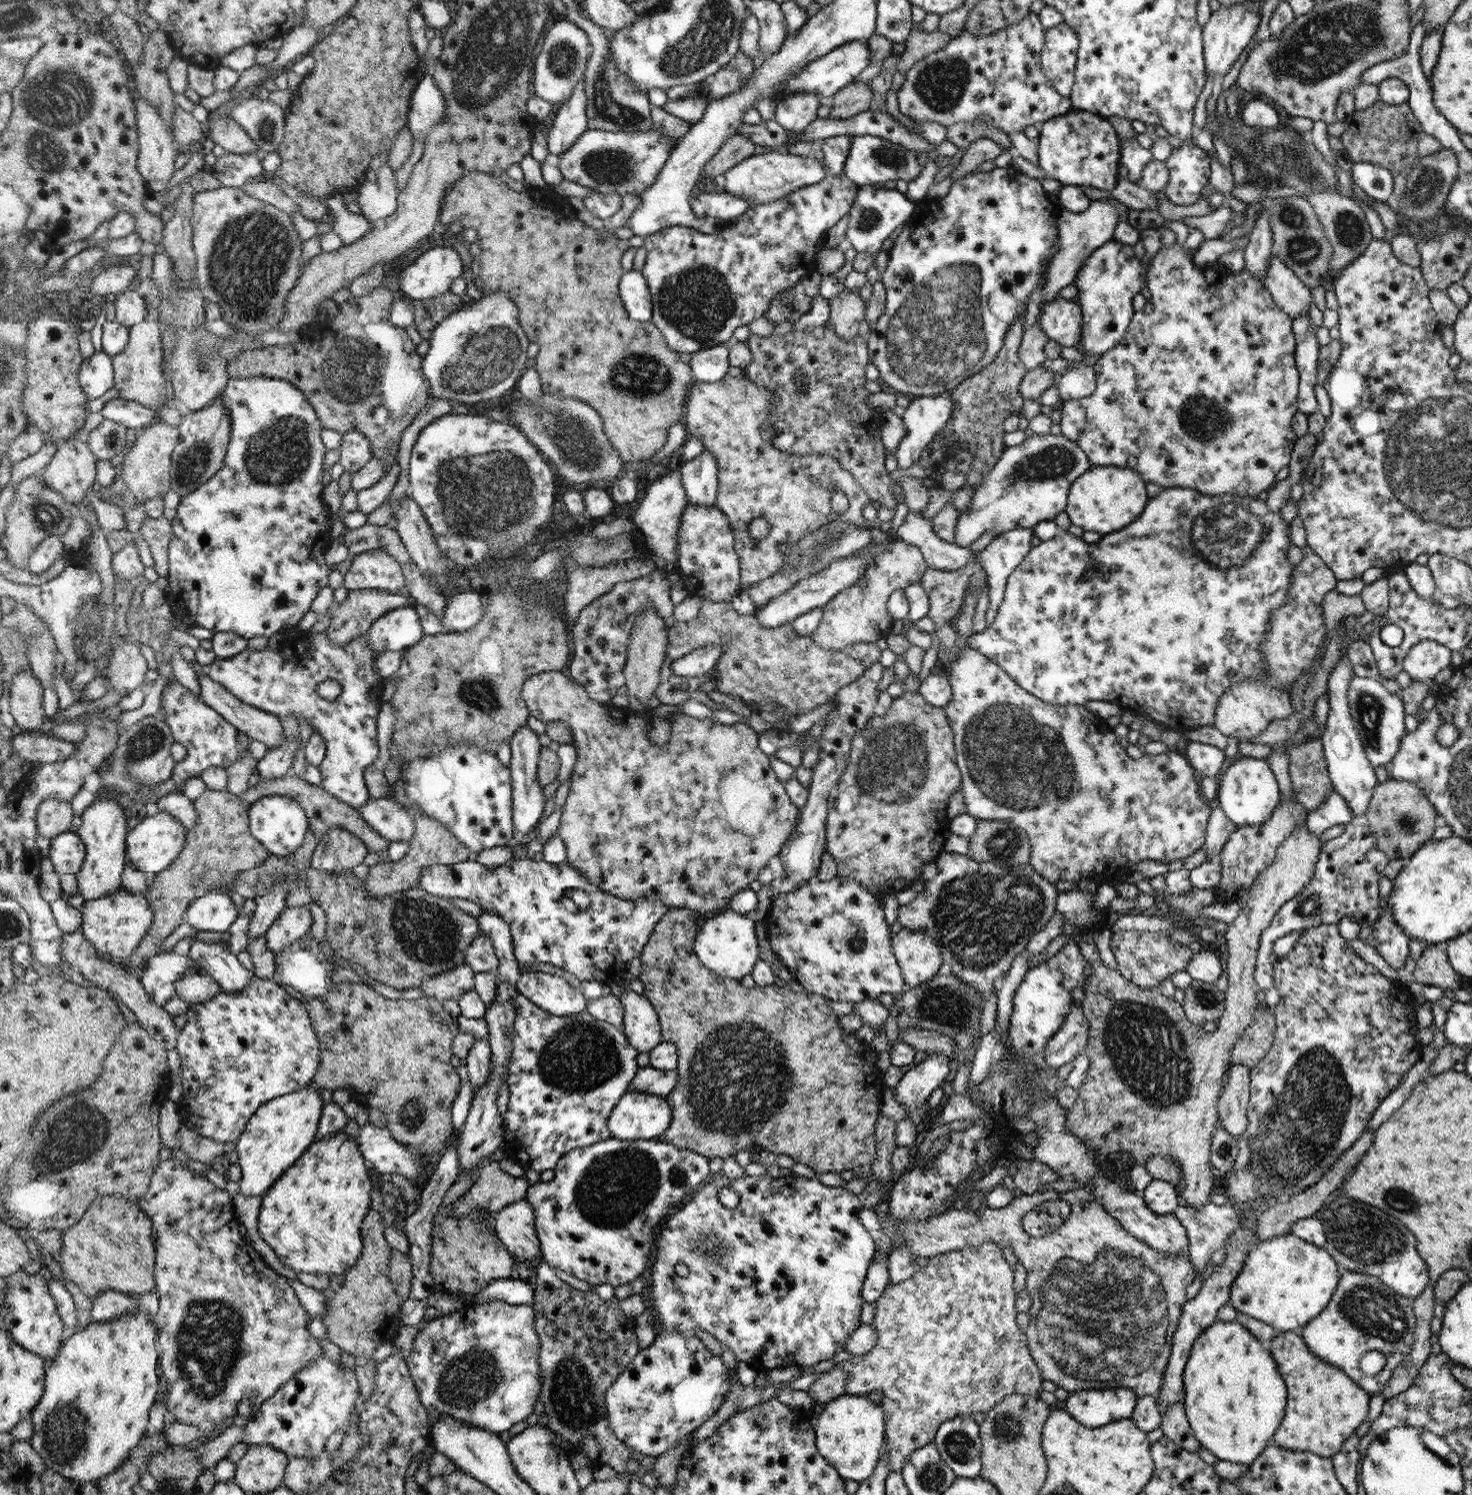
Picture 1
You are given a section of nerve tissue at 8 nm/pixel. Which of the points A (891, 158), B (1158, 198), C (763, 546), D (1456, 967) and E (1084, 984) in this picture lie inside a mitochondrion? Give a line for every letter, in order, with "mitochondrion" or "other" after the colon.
A: mitochondrion
B: other
C: mitochondrion
D: other
E: other

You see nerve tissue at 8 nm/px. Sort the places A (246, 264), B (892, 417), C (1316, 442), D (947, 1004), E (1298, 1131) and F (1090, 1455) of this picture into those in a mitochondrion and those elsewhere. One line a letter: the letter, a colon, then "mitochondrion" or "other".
A: mitochondrion
B: other
C: other
D: mitochondrion
E: mitochondrion
F: other

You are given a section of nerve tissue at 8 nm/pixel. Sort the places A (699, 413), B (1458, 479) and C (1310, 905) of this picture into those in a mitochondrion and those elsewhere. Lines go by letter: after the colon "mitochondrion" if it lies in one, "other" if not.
A: other
B: mitochondrion
C: mitochondrion

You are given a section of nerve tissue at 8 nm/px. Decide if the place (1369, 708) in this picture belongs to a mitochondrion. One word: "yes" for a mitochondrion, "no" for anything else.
yes

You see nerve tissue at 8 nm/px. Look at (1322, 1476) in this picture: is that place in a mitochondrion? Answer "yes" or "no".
no

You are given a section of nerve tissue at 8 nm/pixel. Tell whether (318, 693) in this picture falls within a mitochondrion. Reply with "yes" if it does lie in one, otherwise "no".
yes

